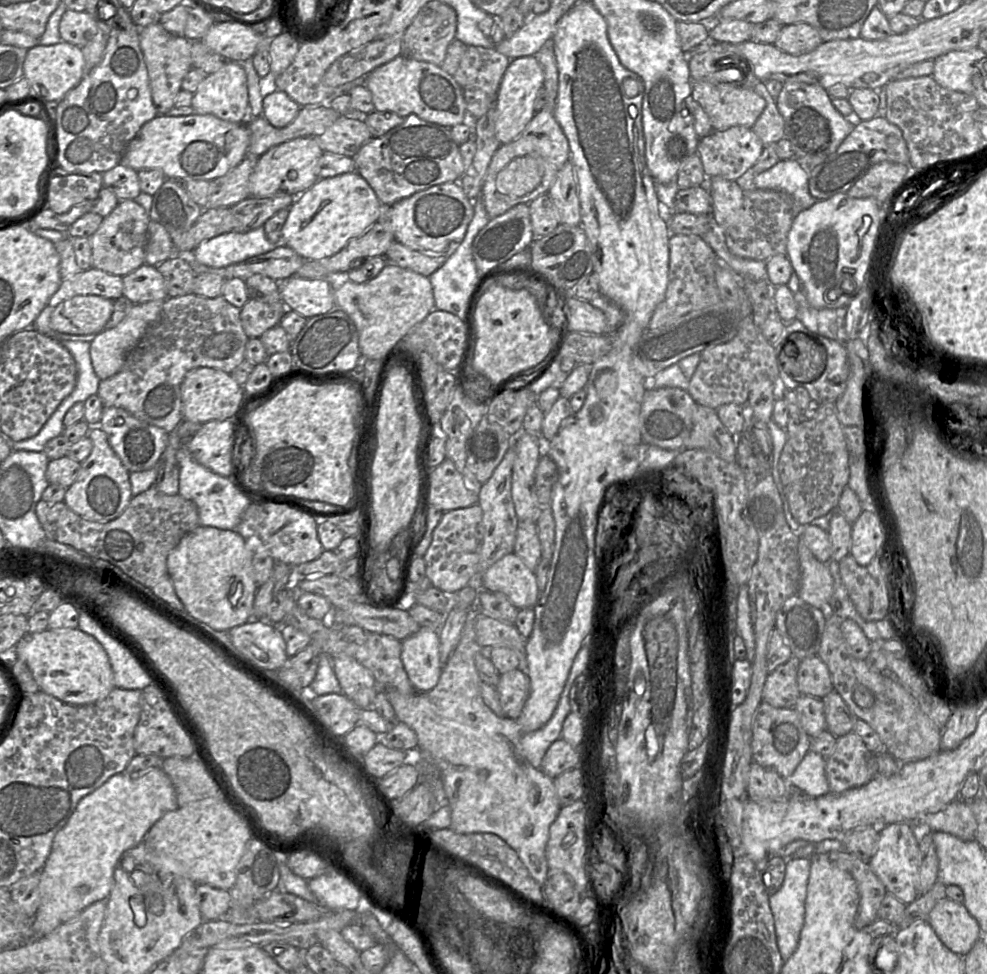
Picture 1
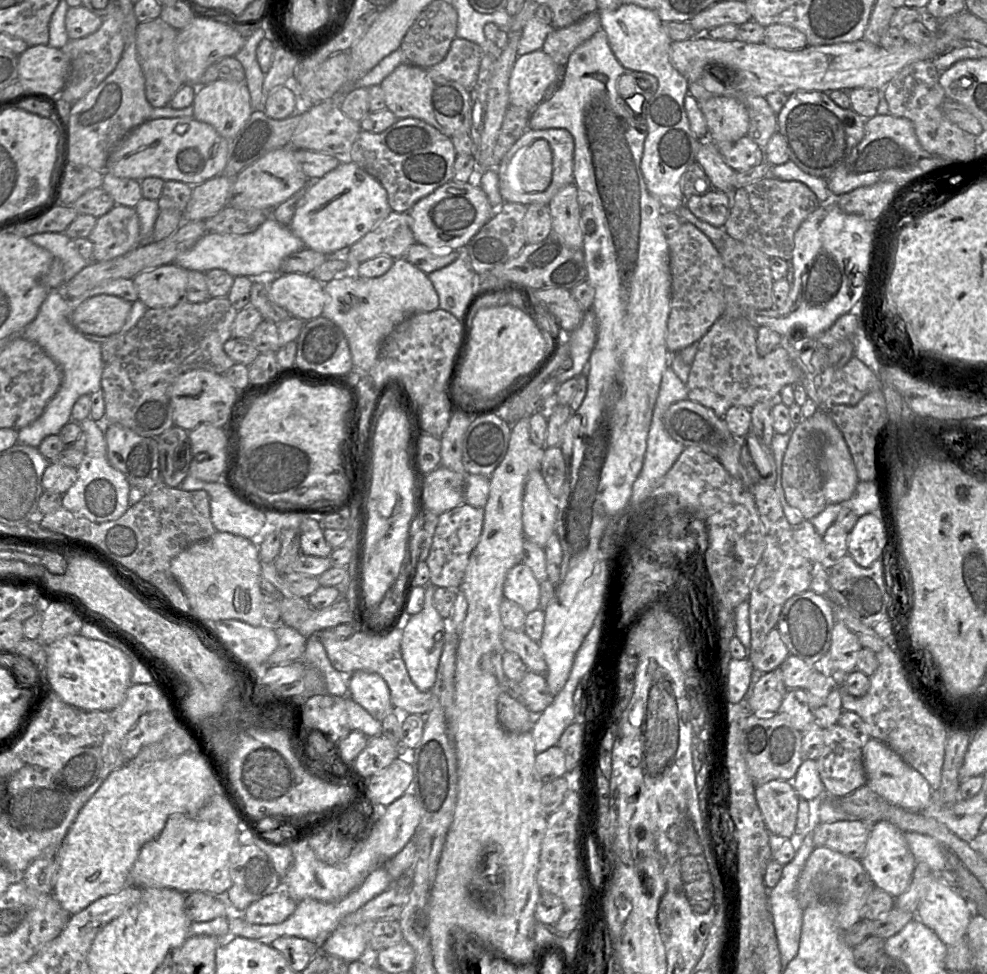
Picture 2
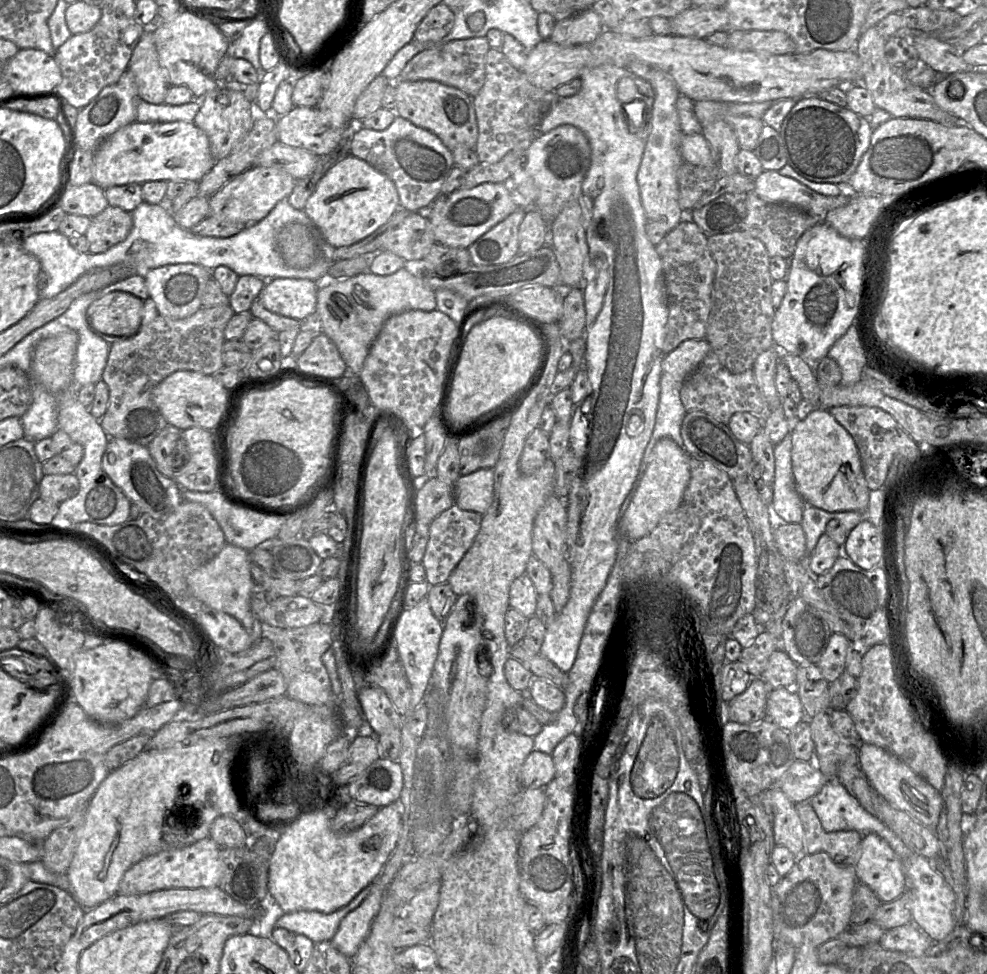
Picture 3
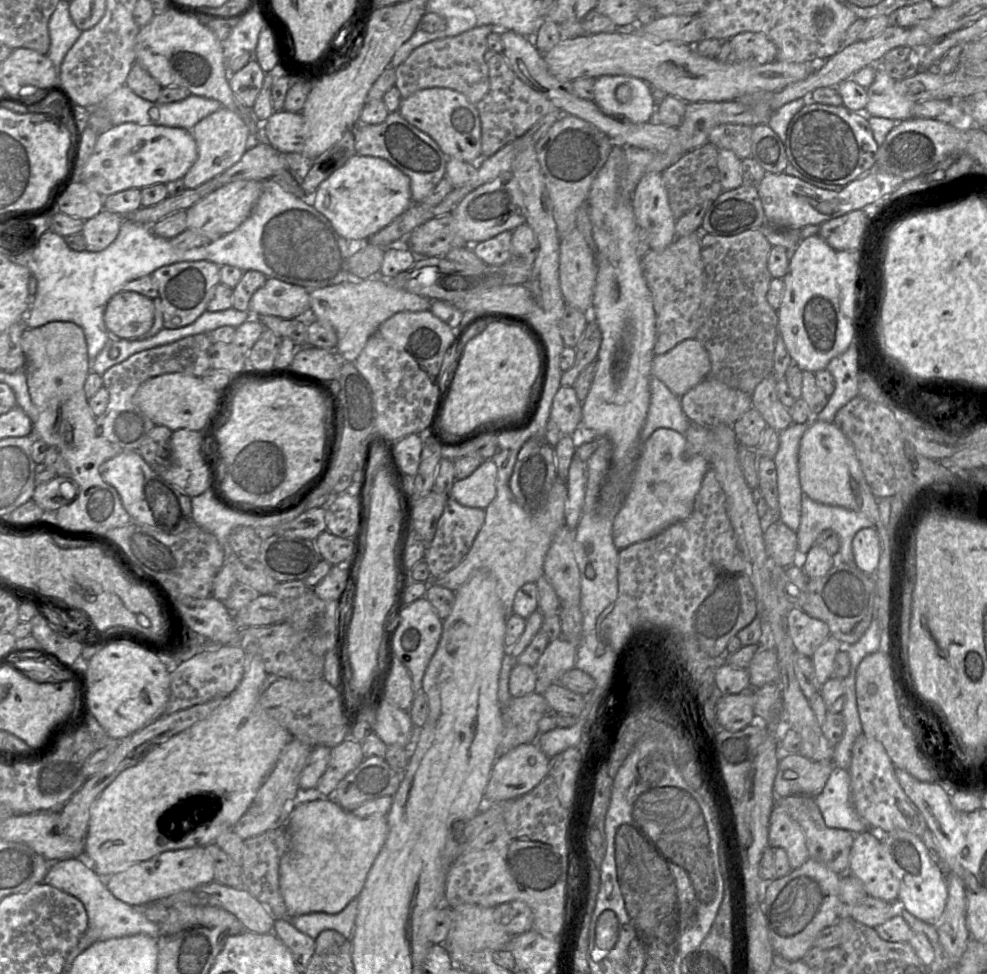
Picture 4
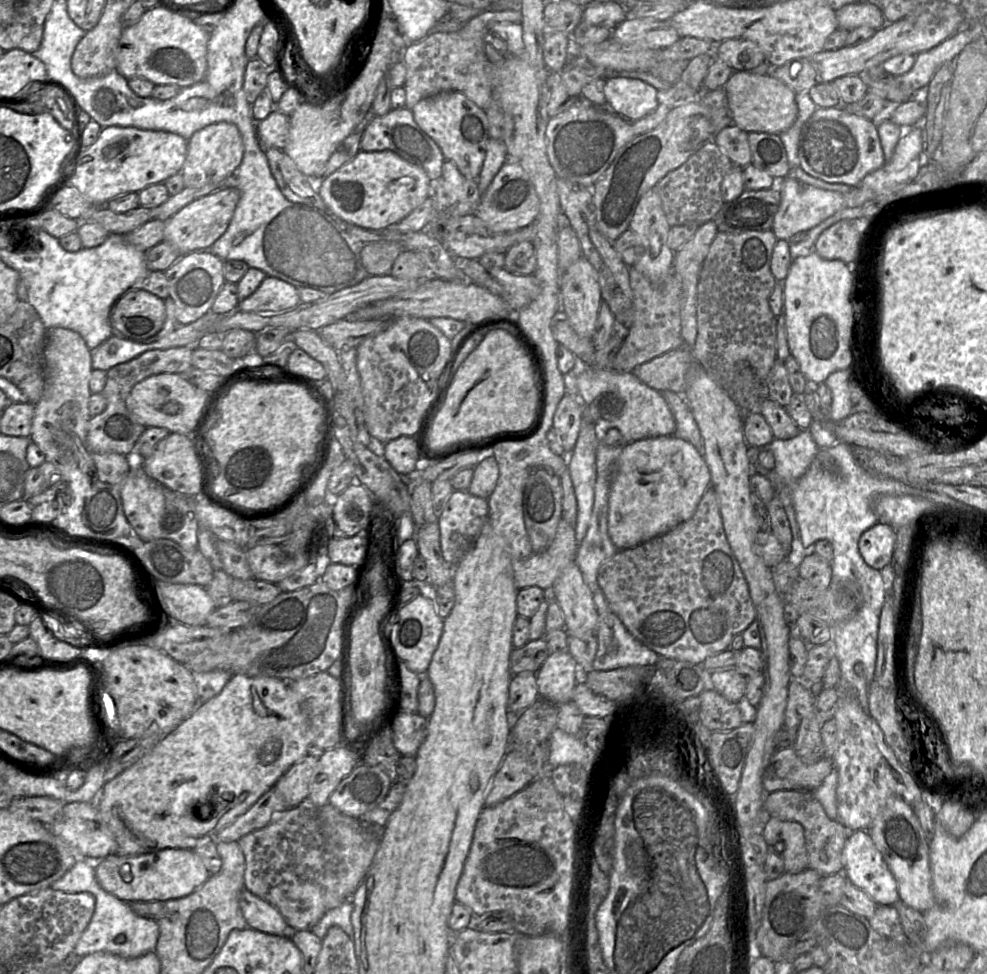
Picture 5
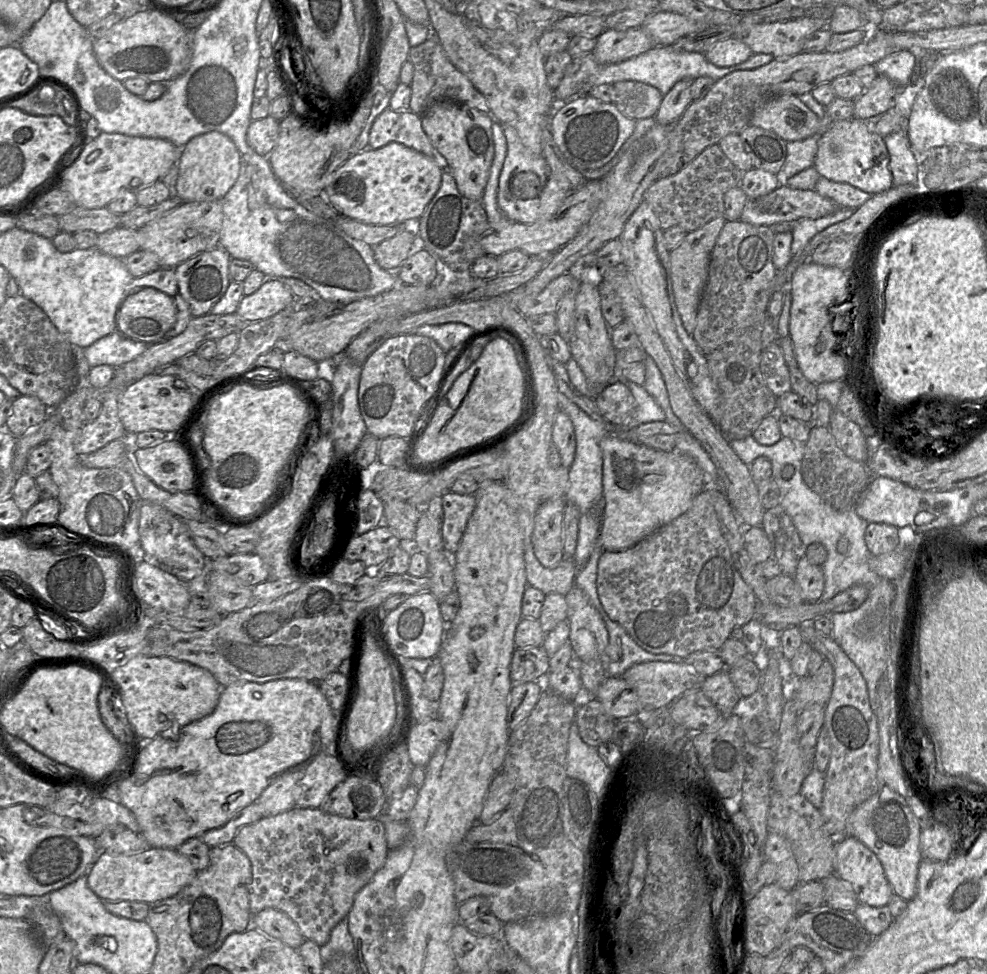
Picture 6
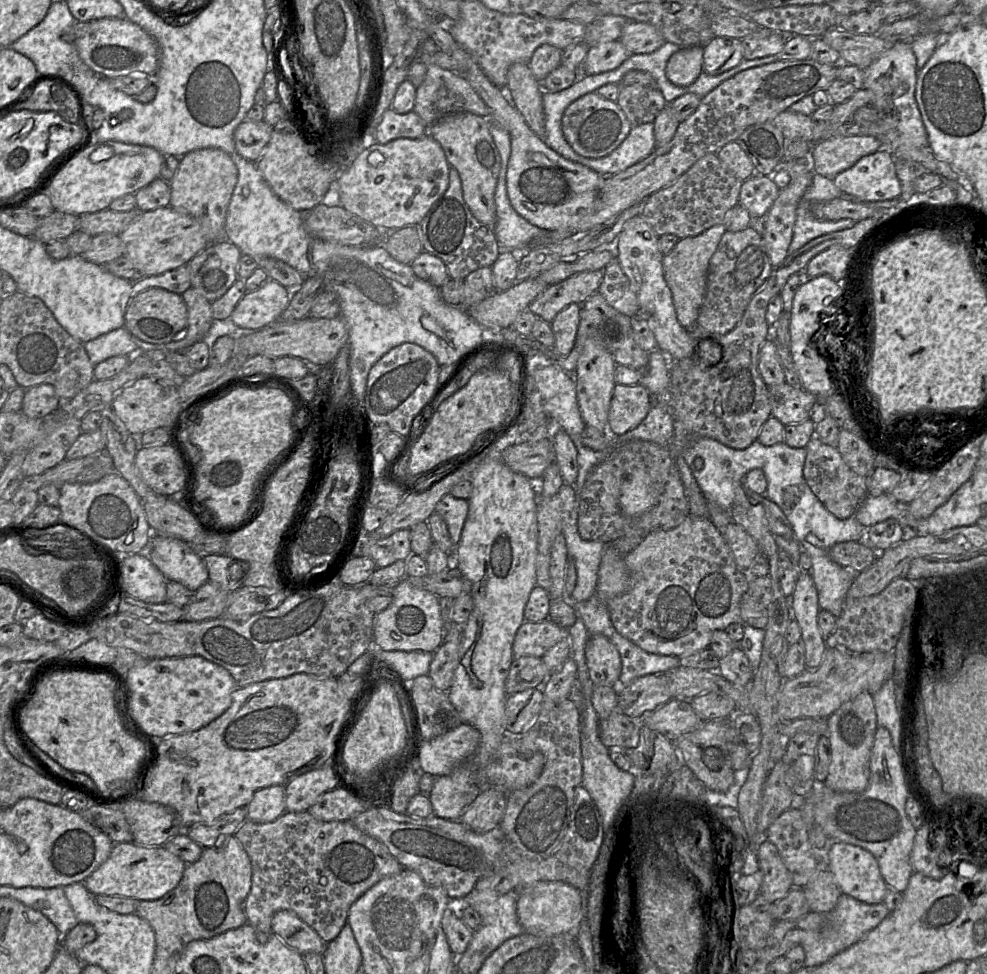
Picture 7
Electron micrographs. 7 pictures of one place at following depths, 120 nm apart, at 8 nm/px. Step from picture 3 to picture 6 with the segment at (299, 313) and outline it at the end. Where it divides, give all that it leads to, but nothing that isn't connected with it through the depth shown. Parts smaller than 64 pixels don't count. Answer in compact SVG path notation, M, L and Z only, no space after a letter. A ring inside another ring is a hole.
M267 277L256 292L242 297L236 313L254 323L276 315L294 302L295 296L282 279Z

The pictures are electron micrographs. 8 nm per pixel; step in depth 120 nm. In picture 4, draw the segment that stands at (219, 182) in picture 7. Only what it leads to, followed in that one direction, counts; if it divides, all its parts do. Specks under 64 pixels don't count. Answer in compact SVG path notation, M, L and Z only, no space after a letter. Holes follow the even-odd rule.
M223 106L199 121L191 131L198 157L183 177L186 189L194 189L235 165L252 144L245 122L235 112Z

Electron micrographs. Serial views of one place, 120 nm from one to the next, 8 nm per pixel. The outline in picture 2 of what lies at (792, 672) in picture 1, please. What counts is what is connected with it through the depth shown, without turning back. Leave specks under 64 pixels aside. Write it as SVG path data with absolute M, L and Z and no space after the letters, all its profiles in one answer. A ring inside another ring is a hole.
M779 668L764 674L753 669L744 705L756 716L773 715L779 711L787 690Z

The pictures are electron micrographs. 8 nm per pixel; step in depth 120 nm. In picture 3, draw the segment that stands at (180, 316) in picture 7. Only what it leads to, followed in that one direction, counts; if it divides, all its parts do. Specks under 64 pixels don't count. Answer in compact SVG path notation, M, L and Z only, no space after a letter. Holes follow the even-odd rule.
M125 291L103 294L87 309L87 319L94 332L114 337L130 337L142 326L144 301Z

